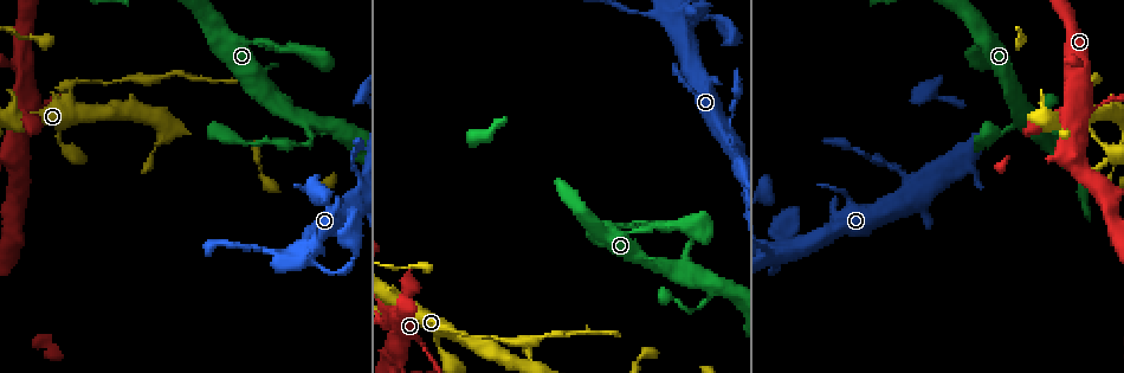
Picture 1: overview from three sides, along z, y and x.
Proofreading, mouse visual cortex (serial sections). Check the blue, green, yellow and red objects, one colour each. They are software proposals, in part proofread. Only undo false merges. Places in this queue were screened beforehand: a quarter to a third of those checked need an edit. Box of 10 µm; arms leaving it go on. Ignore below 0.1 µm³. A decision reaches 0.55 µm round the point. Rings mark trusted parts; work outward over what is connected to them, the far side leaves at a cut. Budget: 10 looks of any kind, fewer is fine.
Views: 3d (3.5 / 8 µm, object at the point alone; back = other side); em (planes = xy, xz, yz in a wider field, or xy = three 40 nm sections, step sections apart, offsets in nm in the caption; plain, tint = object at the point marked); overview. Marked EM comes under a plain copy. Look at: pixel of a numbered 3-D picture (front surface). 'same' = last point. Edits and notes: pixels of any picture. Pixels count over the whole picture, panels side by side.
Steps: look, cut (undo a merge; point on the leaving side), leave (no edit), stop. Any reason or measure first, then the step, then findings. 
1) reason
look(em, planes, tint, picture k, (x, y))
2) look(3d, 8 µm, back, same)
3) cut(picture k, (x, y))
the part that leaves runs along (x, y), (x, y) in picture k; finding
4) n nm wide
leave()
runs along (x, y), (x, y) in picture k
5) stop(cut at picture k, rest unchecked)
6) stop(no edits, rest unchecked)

abrupt turn
look(3d, 3.5 µm, picture 1, (74, 80))

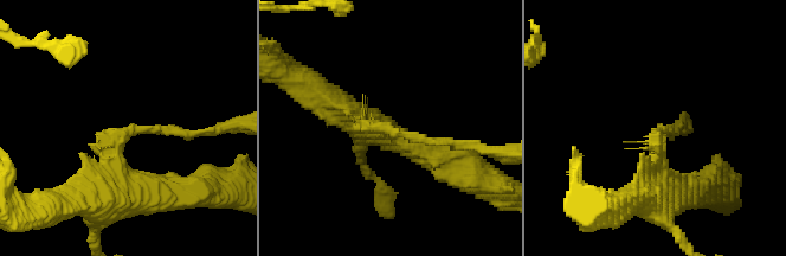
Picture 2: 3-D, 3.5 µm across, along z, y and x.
now the EM
look(em, planes, tint, picture 2, (132, 130))

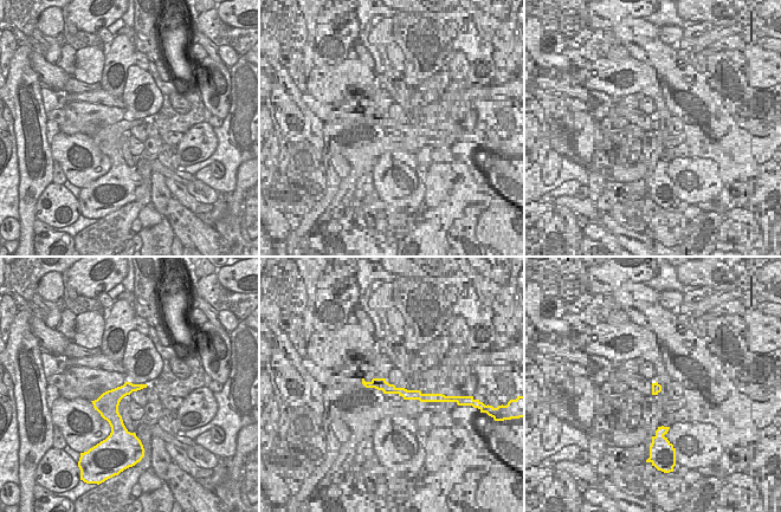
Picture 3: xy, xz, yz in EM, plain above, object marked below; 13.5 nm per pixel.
240 nm wide
cut(picture 2, (176, 132))
border along (115, 388), (129, 389), (131, 391) in picture 3; a second cell is stuck on

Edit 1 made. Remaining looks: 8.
look(overview)

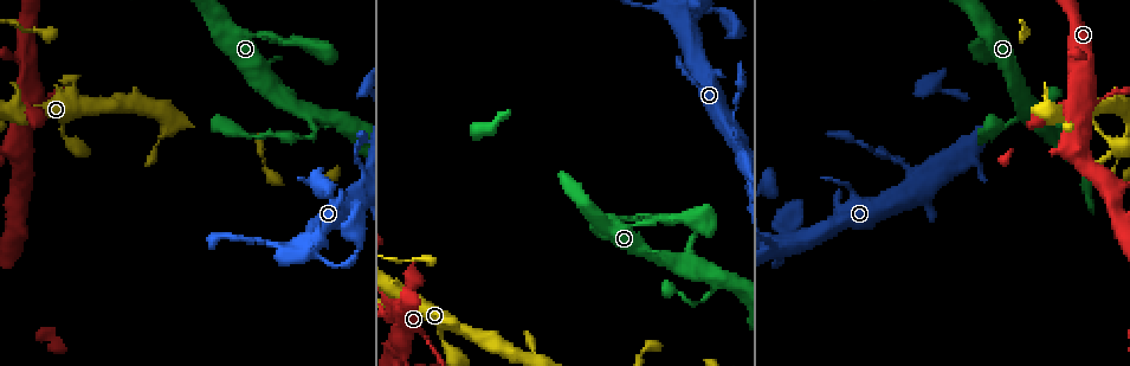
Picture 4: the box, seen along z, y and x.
look(3d, 3.5 µm, back, picture 4, (1077, 137))

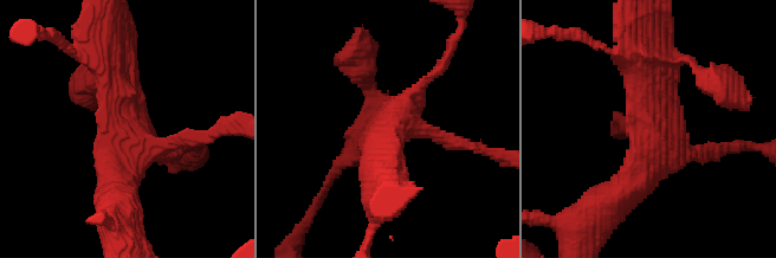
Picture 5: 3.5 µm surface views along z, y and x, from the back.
leave()
runs along (645, 51), (651, 161), (618, 197) in picture 5; all the same cell

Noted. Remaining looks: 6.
small branch off a trunk
look(em, xy, step 5, tint, picture 4, (317, 254))

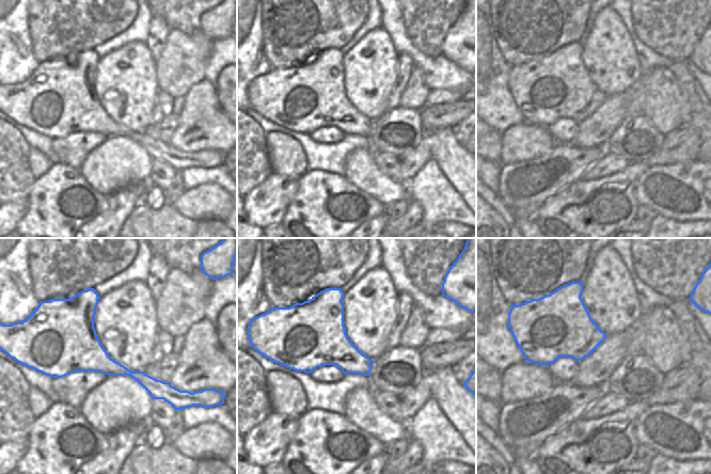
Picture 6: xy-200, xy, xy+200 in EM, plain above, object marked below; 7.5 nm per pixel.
wider look
look(3d, 3.5 µm, same)

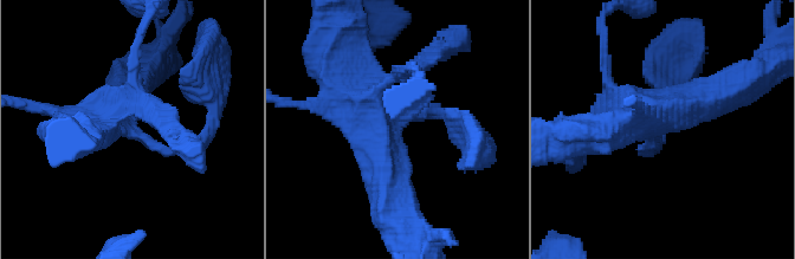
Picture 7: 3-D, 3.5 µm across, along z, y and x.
leave()
continuous, no second cell

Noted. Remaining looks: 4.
a narrow waist
look(3d, 8 µm, picture 4, (316, 135))

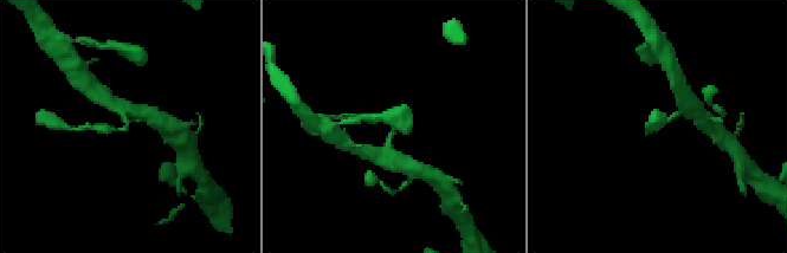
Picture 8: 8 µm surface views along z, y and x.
closer look
look(3d, 3.5 µm, same)

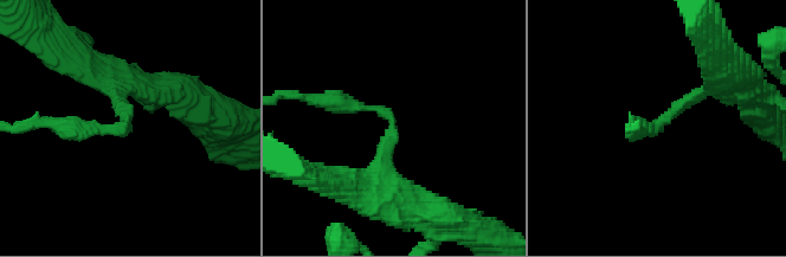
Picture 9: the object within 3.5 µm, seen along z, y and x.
look(em, xy, step 5, tint, picture 9, (391, 122))

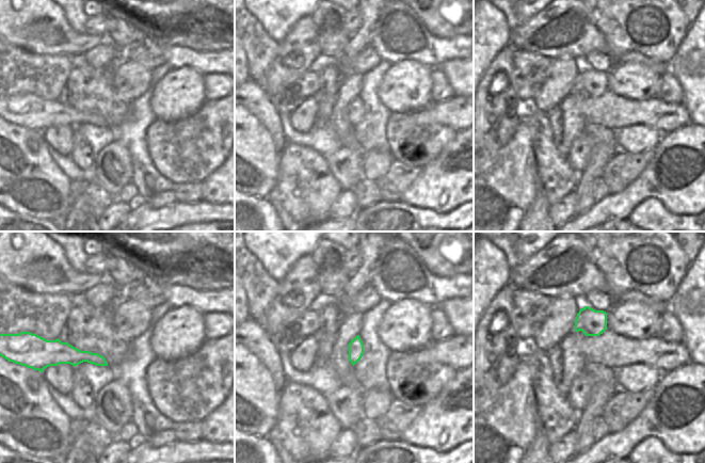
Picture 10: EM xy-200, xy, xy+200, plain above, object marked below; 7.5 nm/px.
leave()
runs along (717, 83), (650, 130), (636, 123) in picture 9; one cell here

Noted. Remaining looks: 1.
stop(cut at picture 2, rest unchecked)

